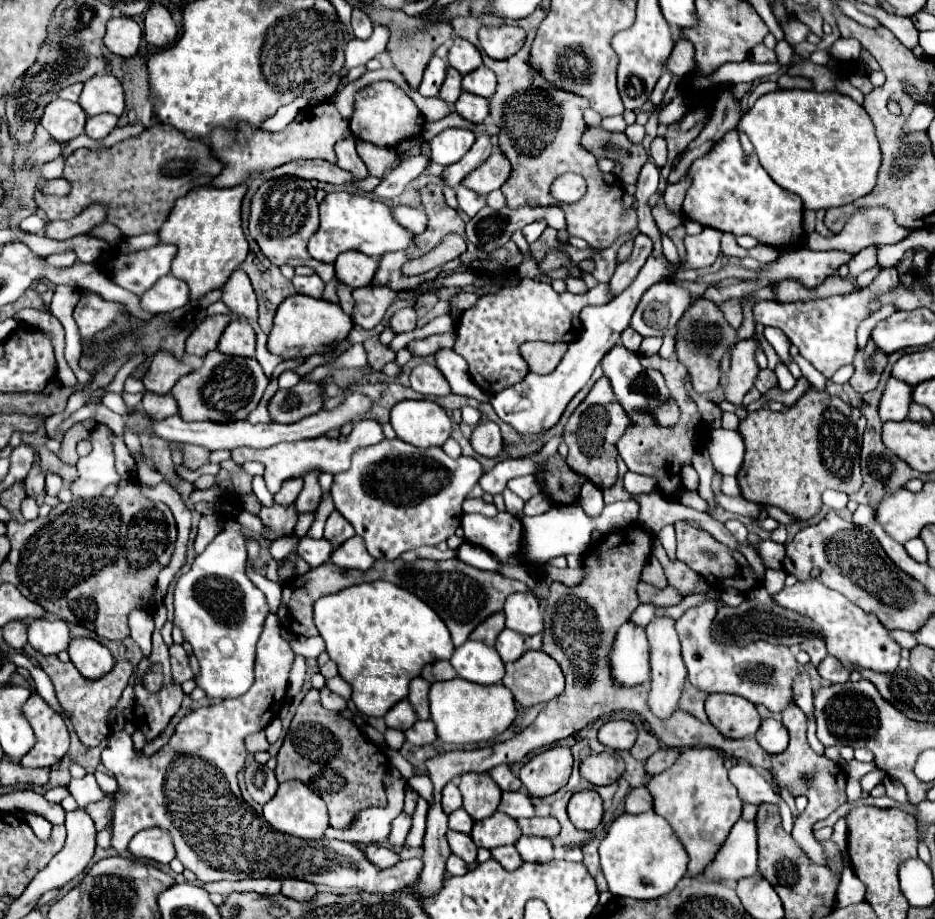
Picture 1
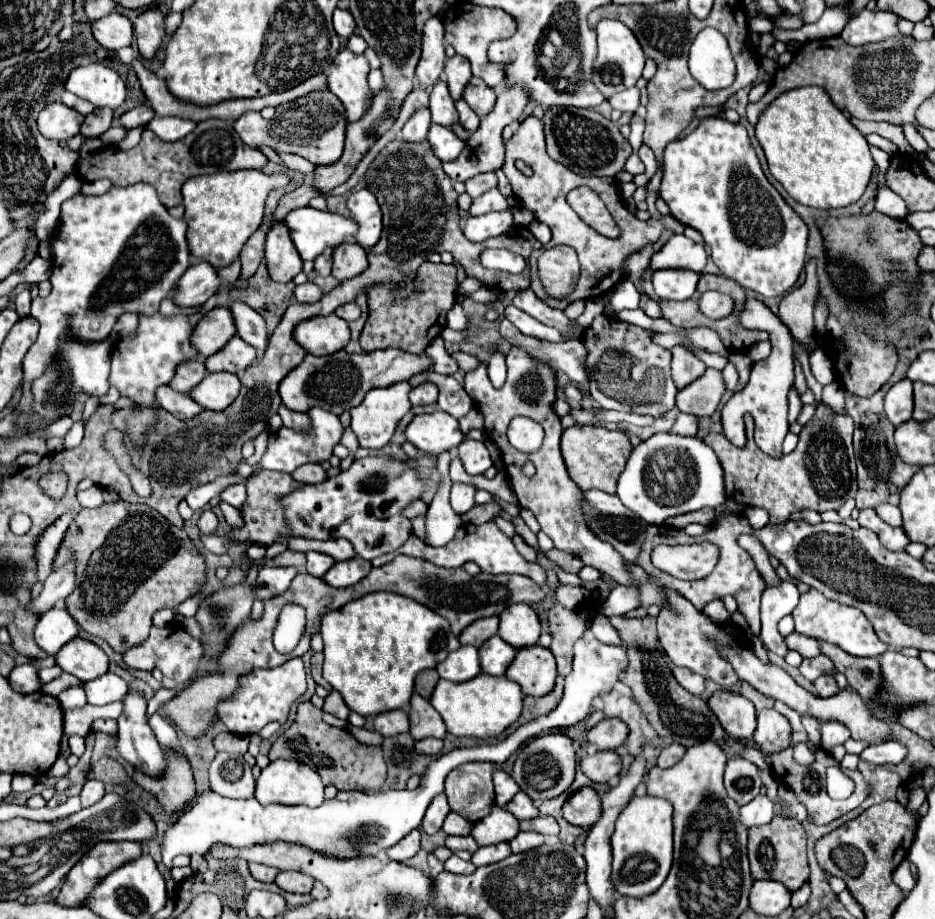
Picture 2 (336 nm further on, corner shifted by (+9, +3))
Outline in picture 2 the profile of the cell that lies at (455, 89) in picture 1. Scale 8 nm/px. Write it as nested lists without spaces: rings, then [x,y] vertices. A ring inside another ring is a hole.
[[[439,80],[433,86],[429,110],[431,110],[431,120],[435,124],[441,124],[441,126],[451,126],[451,124],[455,124],[459,120],[457,110],[455,110],[455,102],[453,102],[453,98],[451,98],[451,94],[447,90],[447,84],[443,80]]]

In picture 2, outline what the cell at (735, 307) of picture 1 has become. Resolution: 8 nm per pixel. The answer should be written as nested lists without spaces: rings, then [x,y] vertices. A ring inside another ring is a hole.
[[[811,354],[809,356],[809,364],[811,364],[811,372],[817,378],[819,384],[831,384],[835,380],[833,374],[833,362],[829,360],[827,354]]]

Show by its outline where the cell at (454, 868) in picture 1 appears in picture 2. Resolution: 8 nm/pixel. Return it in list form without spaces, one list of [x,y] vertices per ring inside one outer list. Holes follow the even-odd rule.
[[[451,854],[451,858],[445,860],[443,866],[445,866],[447,872],[453,872],[453,874],[471,874],[475,870],[473,862],[465,862],[459,856],[455,856],[455,854]]]

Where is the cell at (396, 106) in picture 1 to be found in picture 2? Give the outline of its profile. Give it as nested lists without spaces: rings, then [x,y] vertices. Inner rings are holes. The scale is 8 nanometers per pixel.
[[[341,50],[335,56],[331,72],[327,76],[329,90],[341,100],[347,112],[347,122],[357,122],[369,106],[371,90],[367,82],[369,62],[363,54],[351,54],[349,50]]]

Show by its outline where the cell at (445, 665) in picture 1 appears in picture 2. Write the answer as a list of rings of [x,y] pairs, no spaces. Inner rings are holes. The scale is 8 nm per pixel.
[[[423,670],[423,672],[415,678],[415,692],[421,694],[425,700],[429,700],[437,682],[439,682],[437,670]]]

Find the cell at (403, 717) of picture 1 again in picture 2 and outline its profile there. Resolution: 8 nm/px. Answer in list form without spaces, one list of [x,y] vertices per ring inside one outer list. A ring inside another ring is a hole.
[[[405,710],[383,712],[383,714],[375,716],[373,724],[375,724],[375,730],[383,736],[397,736],[397,734],[409,732],[409,718],[407,718]]]

